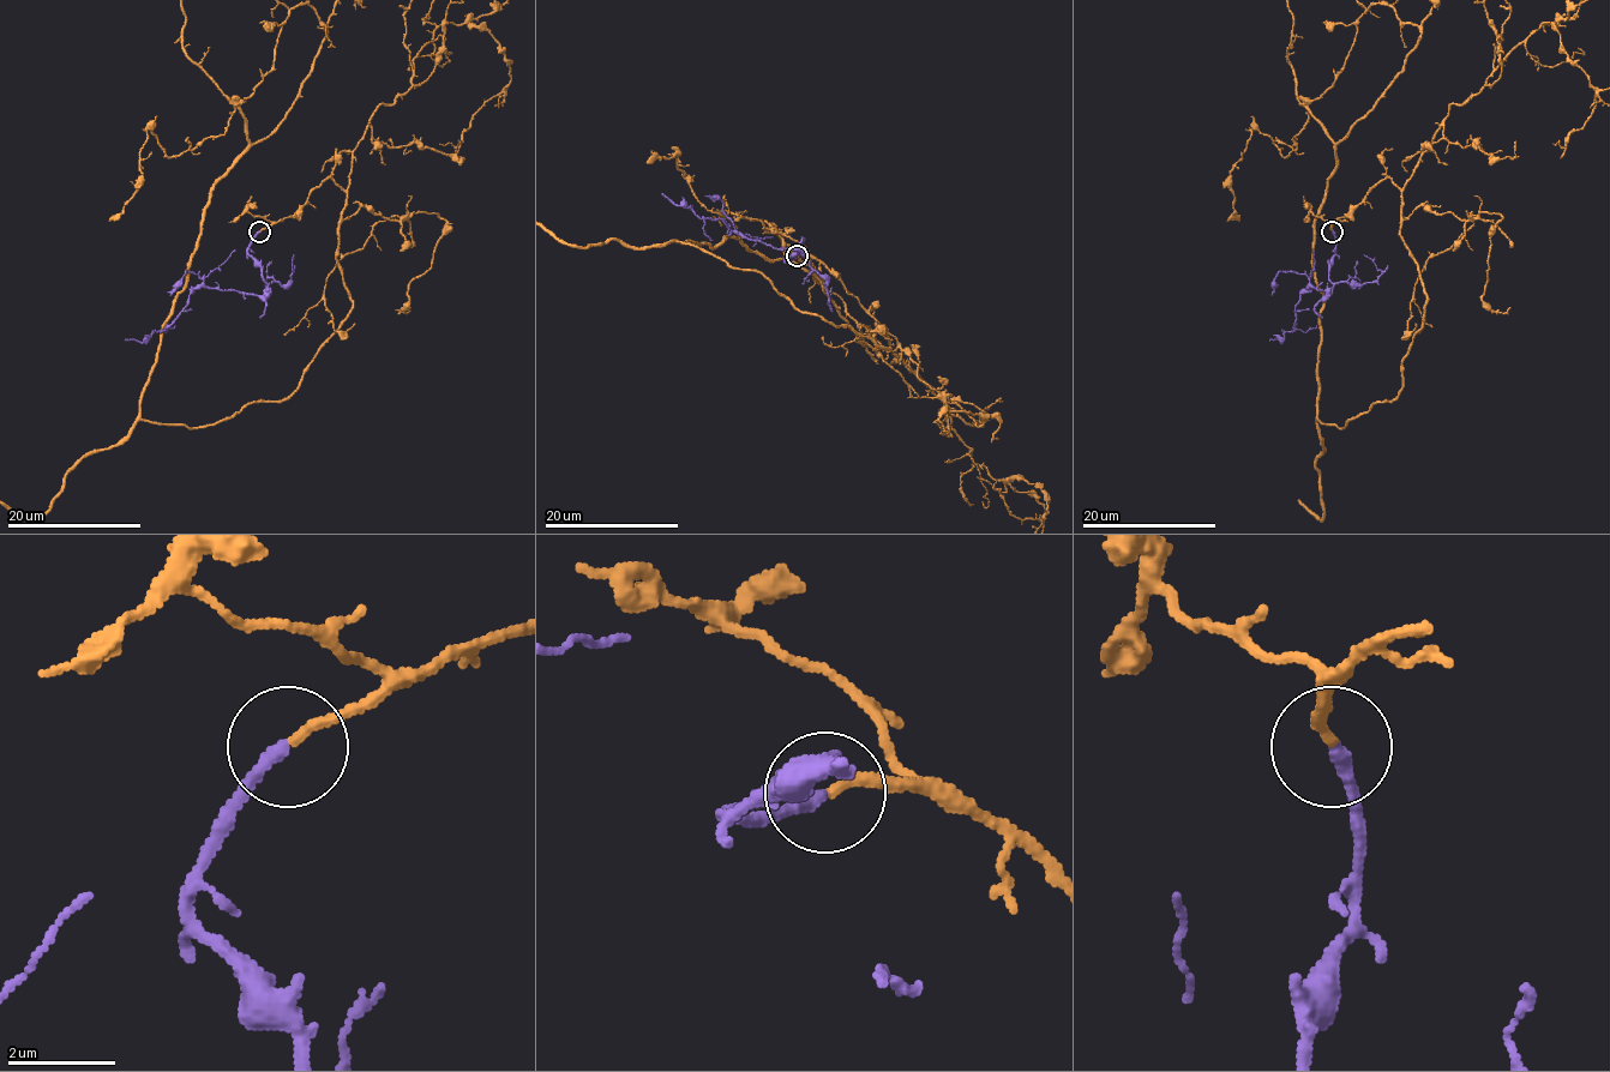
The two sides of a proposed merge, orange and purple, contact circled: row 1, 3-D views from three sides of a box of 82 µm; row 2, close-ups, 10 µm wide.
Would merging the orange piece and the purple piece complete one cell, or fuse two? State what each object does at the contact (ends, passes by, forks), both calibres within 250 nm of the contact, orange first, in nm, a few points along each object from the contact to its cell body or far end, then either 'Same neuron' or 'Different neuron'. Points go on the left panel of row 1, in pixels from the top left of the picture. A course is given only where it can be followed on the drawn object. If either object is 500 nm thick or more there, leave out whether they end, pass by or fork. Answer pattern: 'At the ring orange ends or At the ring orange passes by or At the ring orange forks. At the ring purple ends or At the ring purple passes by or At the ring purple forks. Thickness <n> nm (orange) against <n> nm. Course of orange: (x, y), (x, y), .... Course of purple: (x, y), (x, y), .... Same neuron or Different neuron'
At the ring orange ends. At the ring purple ends. Thickness 190 nm (orange) against 240 nm. Course of orange: (260, 232), (346, 193), (353, 311), (295, 390), (139, 420), (35, 518). Course of purple: (260, 232), (248, 256), (260, 269), (262, 295), (198, 287), (164, 329), (136, 341), (124, 339). Same neuron

